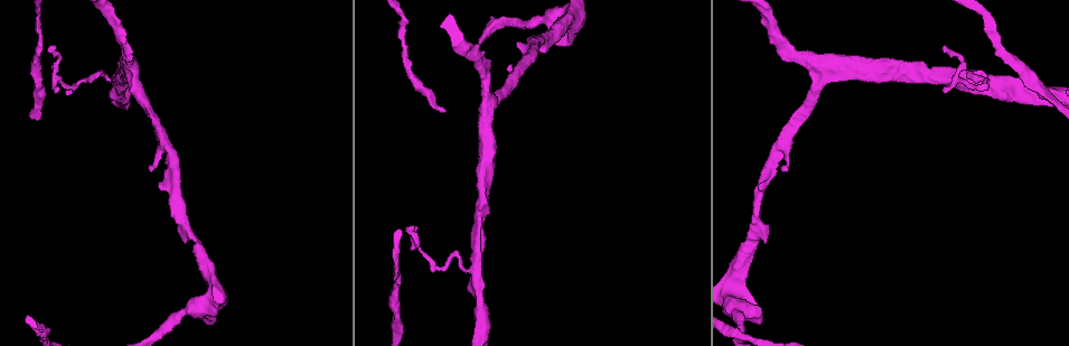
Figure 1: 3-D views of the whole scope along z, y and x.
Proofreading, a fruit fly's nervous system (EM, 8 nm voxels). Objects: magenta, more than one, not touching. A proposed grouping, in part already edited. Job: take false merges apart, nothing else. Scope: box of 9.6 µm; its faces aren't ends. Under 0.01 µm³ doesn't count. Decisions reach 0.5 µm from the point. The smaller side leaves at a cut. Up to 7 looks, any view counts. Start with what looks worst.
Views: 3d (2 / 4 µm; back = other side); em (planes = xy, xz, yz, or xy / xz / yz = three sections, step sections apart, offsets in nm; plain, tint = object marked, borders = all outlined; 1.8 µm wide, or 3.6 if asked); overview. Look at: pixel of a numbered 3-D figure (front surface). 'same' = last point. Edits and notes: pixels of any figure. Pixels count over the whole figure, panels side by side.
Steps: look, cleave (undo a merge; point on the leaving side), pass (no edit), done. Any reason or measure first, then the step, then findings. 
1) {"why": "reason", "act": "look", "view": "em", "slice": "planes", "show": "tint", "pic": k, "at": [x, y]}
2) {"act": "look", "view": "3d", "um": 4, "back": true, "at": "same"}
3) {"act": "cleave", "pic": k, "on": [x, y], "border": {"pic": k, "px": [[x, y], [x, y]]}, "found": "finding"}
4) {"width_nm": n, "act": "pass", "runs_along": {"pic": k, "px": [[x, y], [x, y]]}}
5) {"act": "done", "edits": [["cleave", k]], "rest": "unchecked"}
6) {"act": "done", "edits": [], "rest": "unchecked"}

{"why": "abrupt turn", "act": "look", "view": "3d", "um": 2, "pic": 1, "at": [478, 284]}

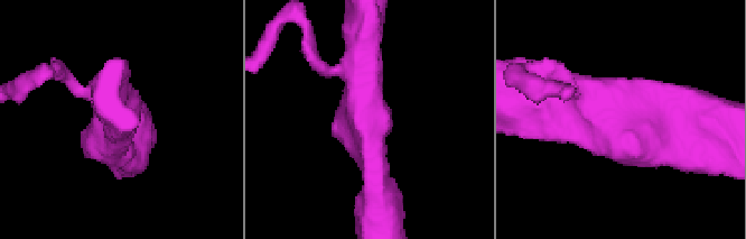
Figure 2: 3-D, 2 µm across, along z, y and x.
{"act": "look", "view": "em", "slice": "xy", "step": 8, "show": "tint", "pic": 2, "at": [614, 100]}

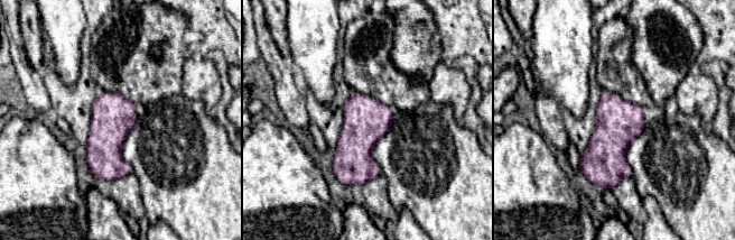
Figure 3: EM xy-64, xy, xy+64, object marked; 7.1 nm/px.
{"act": "look", "view": "em", "slice": "yz", "step": 4, "show": "tint", "at": "same"}

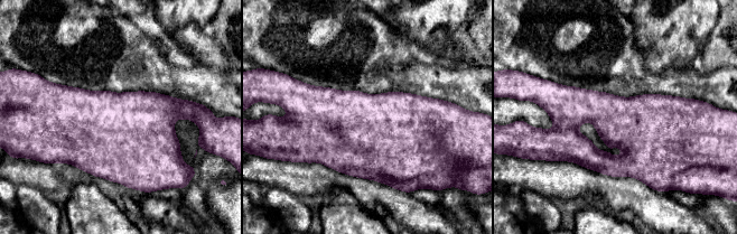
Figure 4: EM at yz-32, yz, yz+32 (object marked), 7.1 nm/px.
{"act": "pass", "found": "all the same cell"}

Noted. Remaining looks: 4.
{"why": "sudden change in width", "act": "look", "view": "em", "slice": "yz", "step": 8, "show": "tint", "pic": 1, "at": [738, 320]}

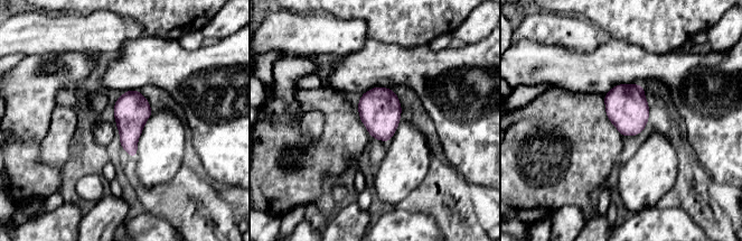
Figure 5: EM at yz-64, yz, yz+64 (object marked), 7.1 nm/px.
{"why": "another direction", "act": "look", "view": "em", "slice": "planes", "show": "tint", "at": "same"}

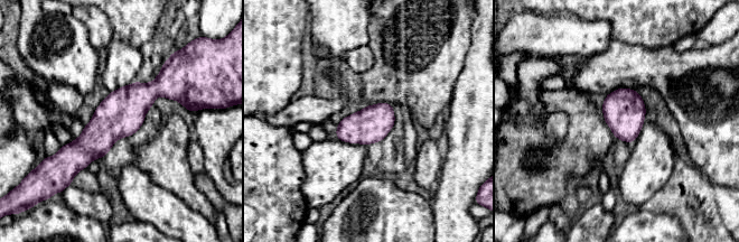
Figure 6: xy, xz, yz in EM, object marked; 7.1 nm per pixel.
{"act": "pass", "runs_along": {"pic": 6, "px": [[180, 96], [147, 92], [61, 155]]}, "found": "continuous, no second cell"}

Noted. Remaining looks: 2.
{"why": "narrows sharply", "act": "look", "view": "3d", "um": 4, "pic": 1, "at": [194, 237]}

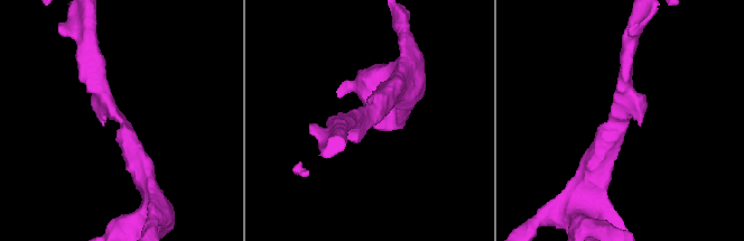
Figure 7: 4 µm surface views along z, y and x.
{"arm_widths_nm": [260, 340], "why": "now the EM", "act": "look", "view": "em", "slice": "planes", "show": "tint", "pic": 7, "at": [115, 115]}

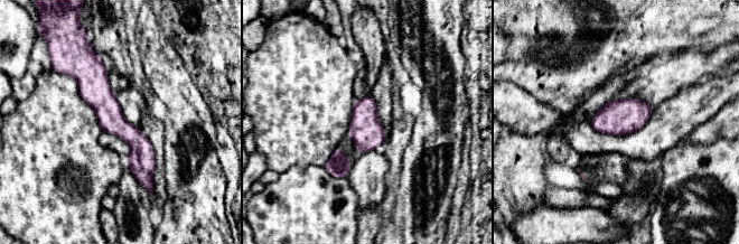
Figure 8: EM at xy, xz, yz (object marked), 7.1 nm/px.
{"act": "pass", "runs_along": {"pic": 8, "px": [[93, 60], [147, 182]]}, "found": "all the same cell"}

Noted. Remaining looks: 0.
{"act": "done", "edits": [], "rest": "unchecked"}

